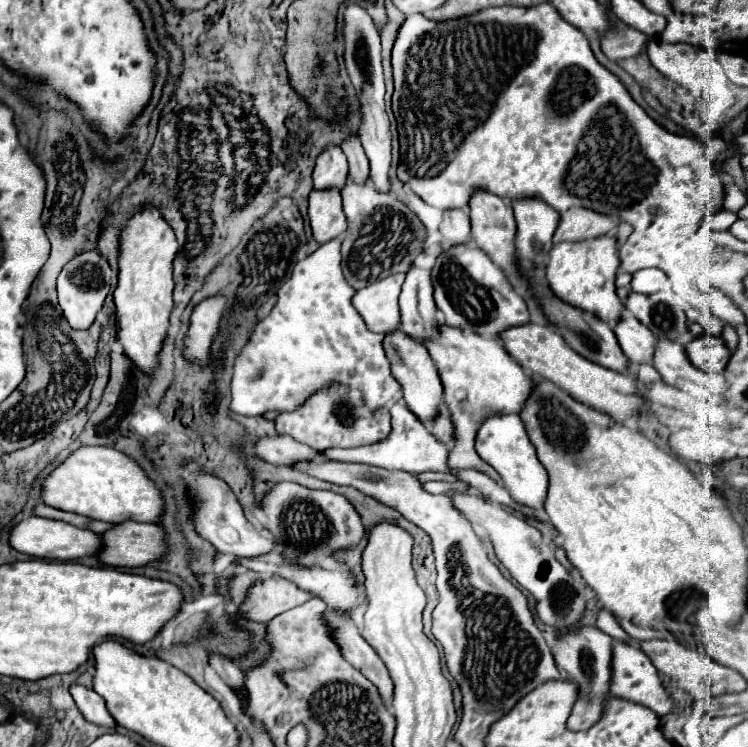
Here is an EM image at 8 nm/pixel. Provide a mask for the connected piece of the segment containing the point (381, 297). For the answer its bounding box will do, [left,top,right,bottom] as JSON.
[352,274,404,334]

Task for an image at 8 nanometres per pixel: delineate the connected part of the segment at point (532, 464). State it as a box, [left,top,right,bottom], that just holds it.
[476,414,548,512]

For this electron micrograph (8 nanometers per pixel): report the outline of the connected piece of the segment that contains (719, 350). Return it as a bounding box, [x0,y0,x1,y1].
[684,334,730,372]

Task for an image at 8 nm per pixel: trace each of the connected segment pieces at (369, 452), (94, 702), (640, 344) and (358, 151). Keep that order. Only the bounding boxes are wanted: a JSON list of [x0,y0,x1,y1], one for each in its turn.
[[320,402,448,474],[70,684,116,730],[614,314,656,366],[342,136,370,184]]

